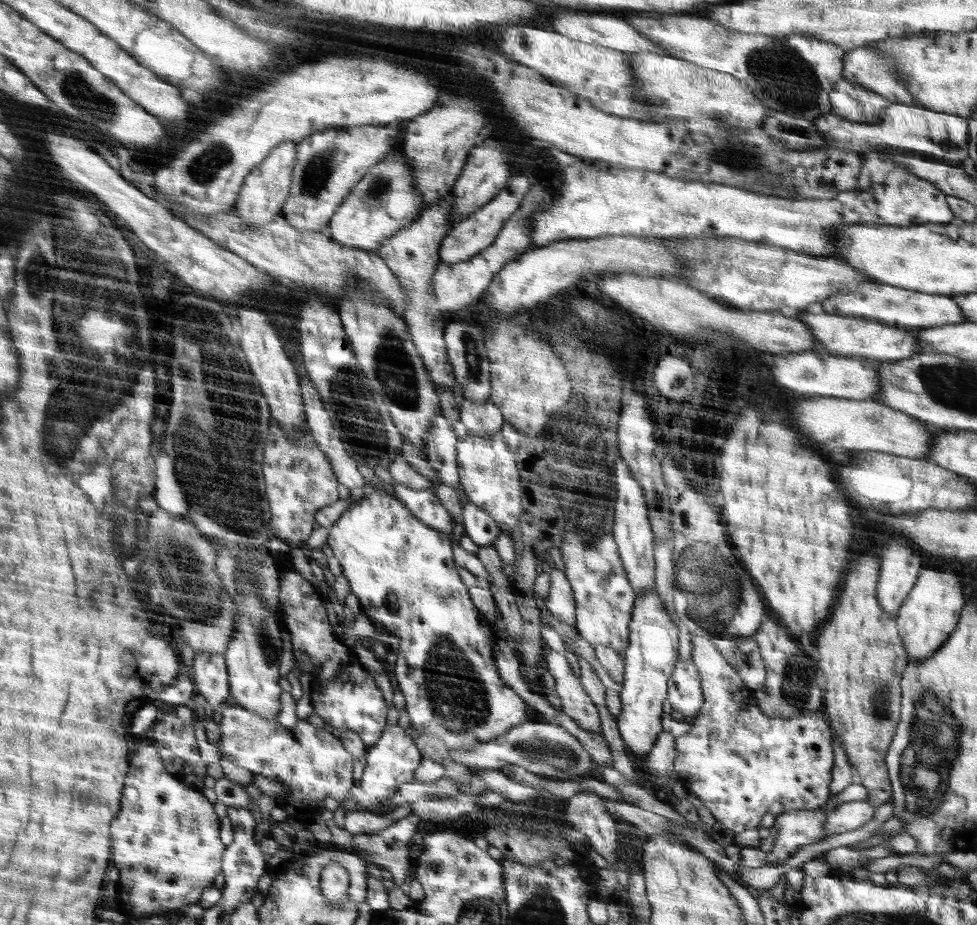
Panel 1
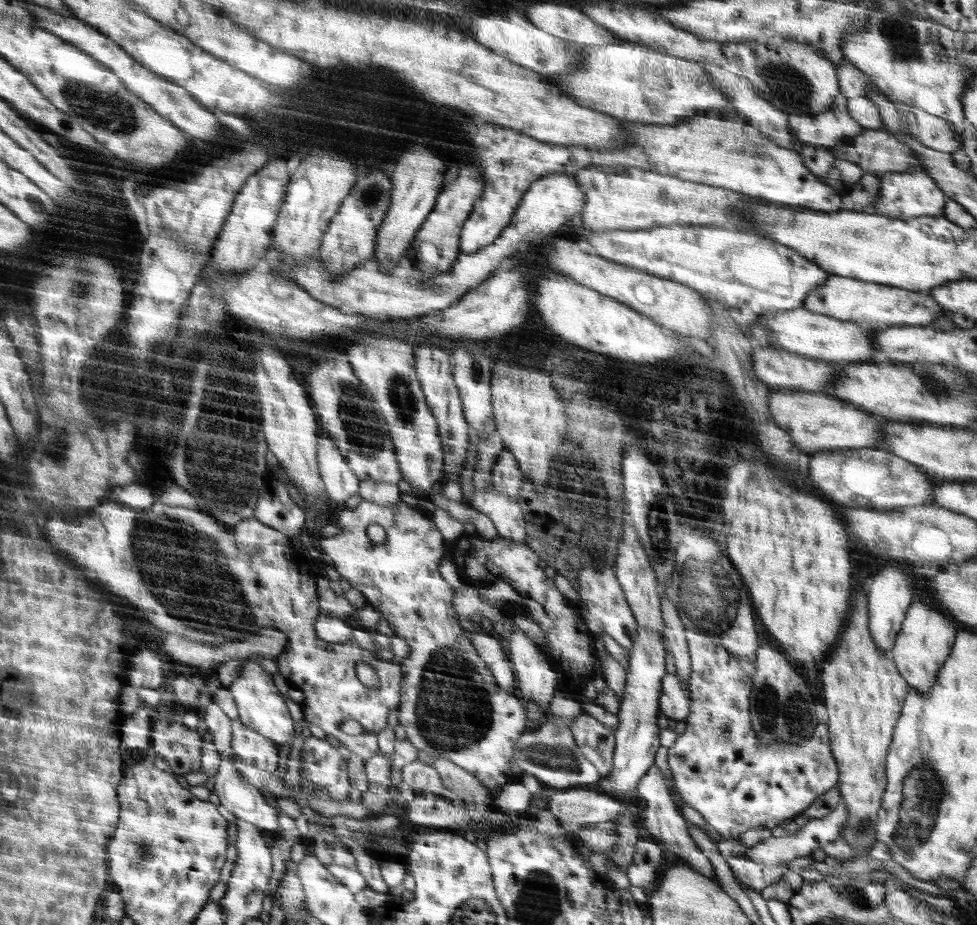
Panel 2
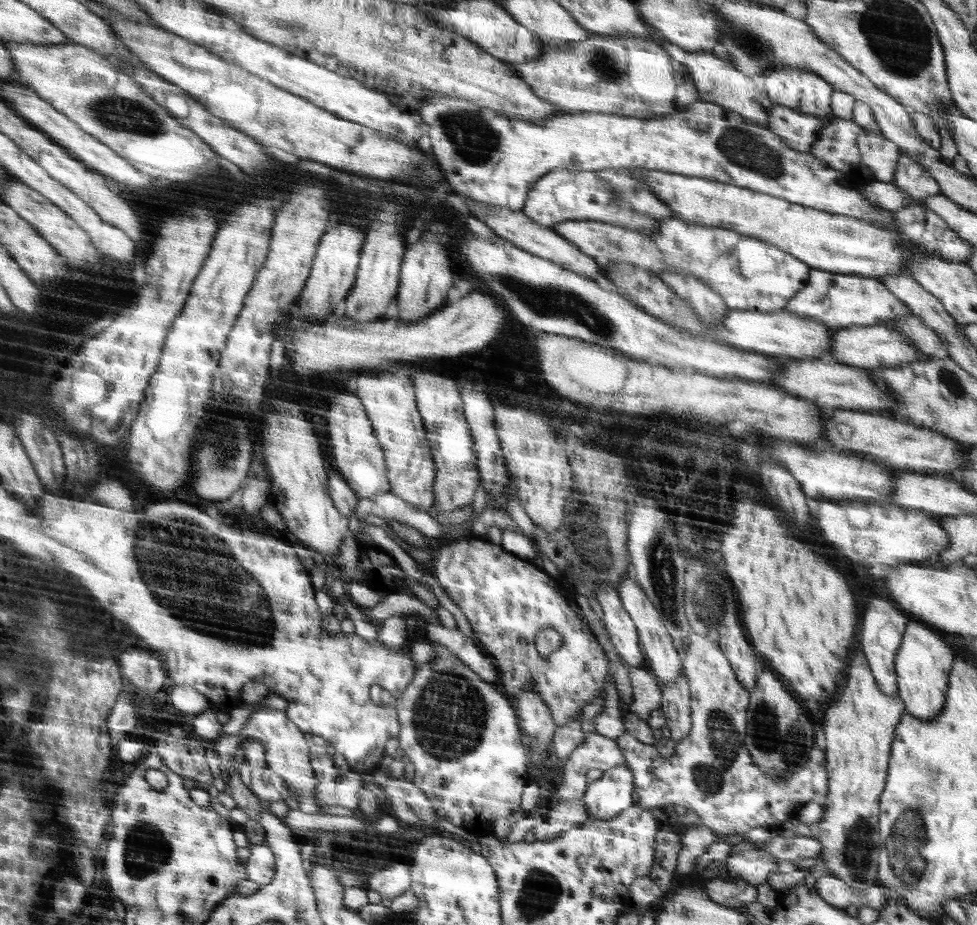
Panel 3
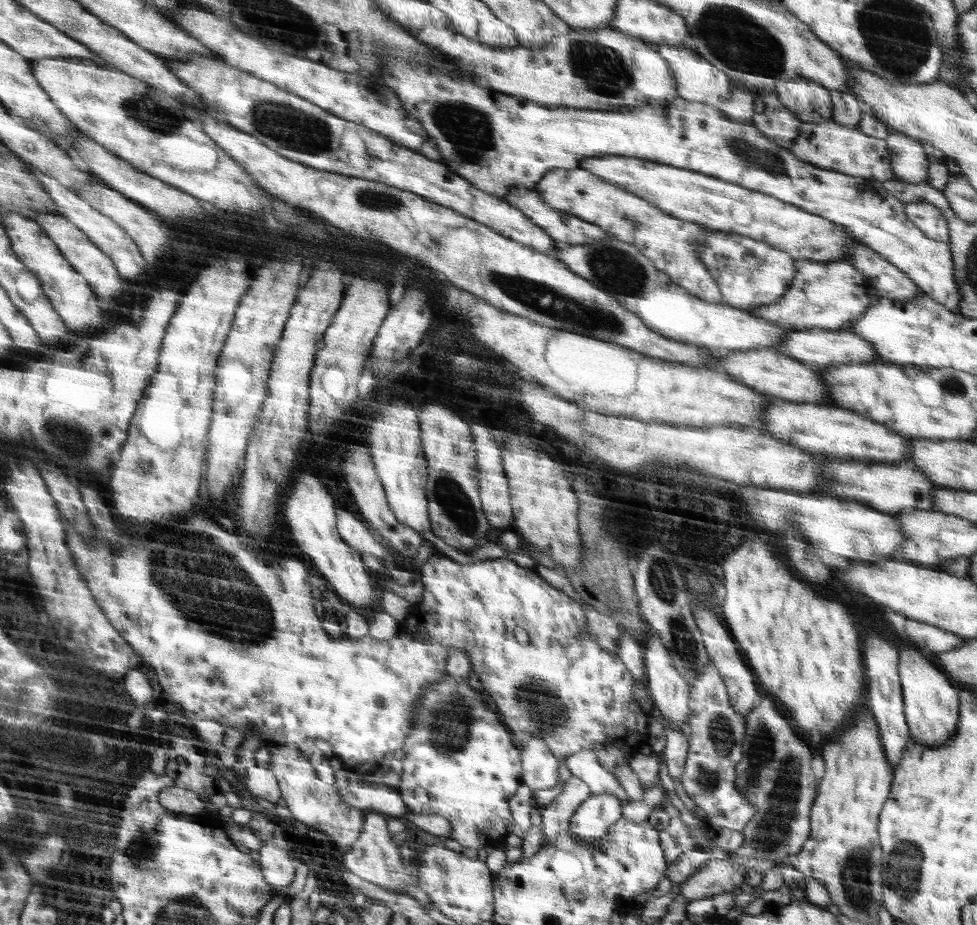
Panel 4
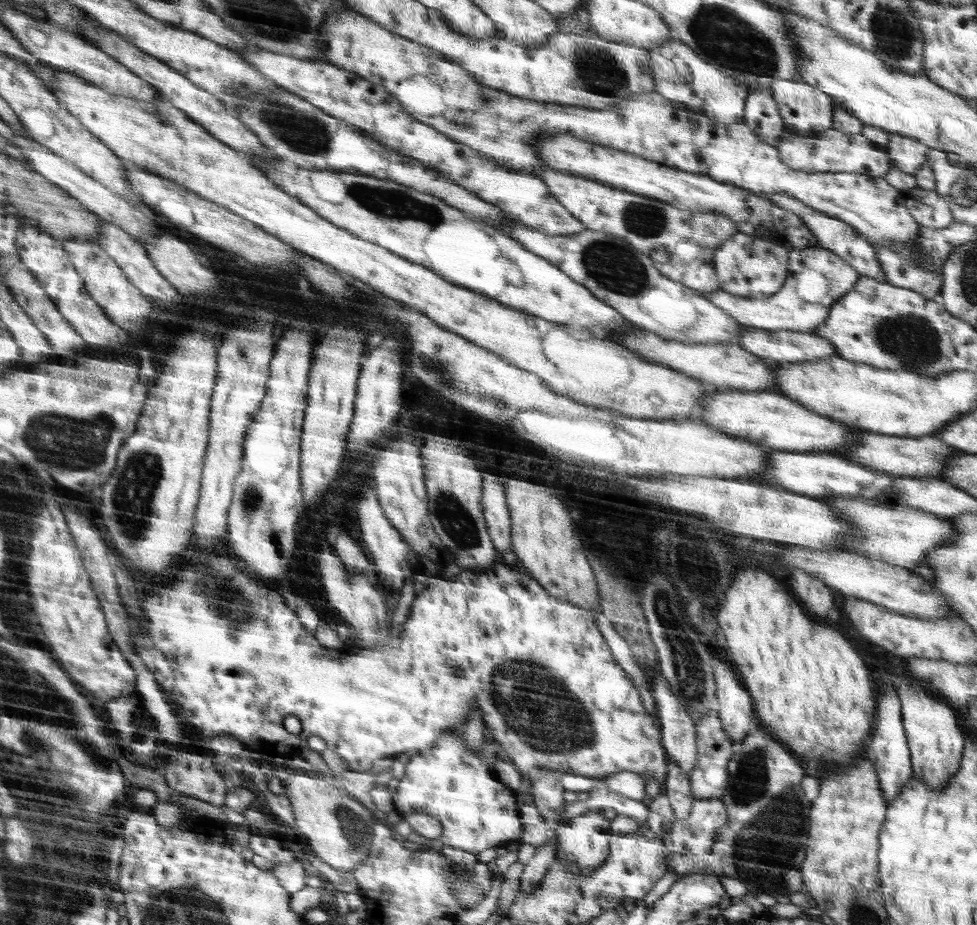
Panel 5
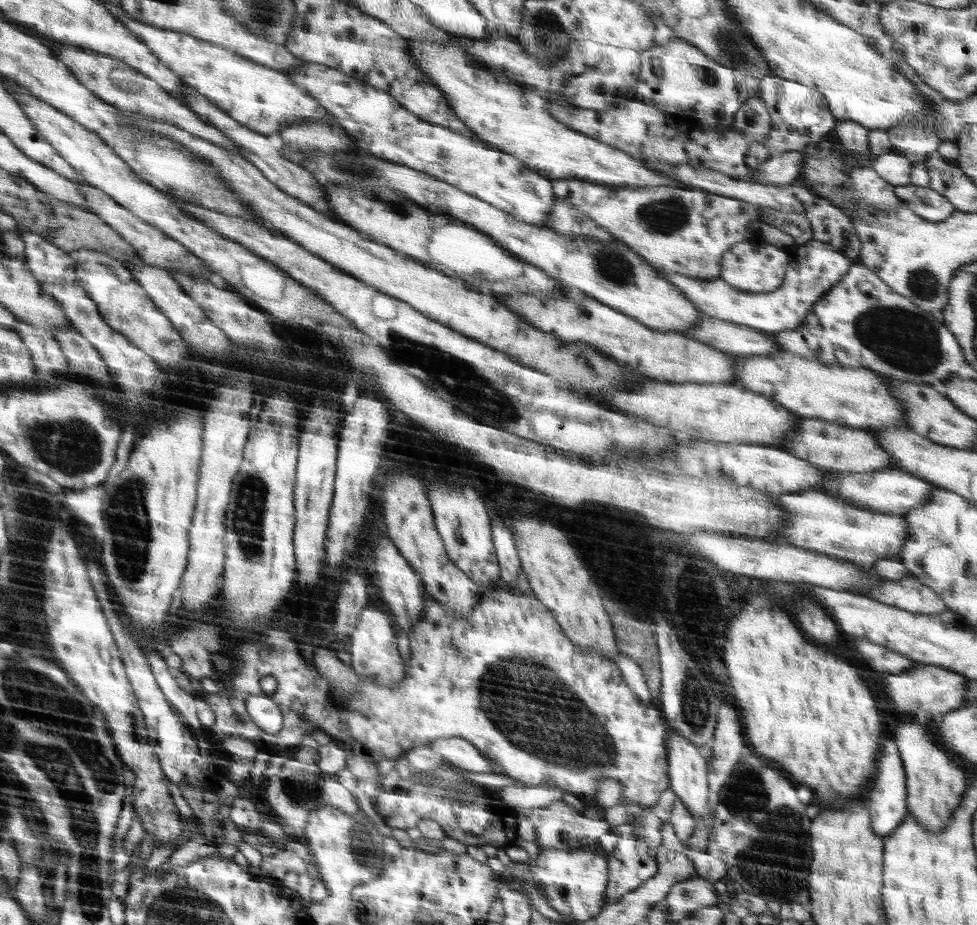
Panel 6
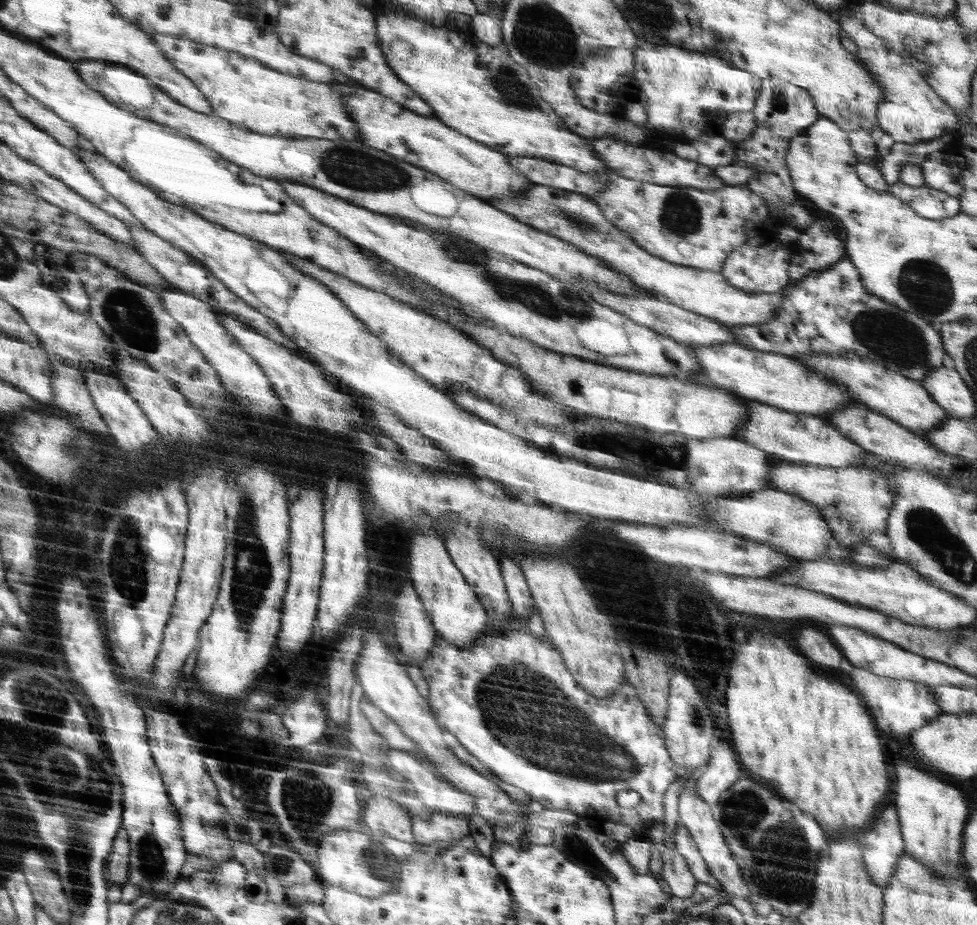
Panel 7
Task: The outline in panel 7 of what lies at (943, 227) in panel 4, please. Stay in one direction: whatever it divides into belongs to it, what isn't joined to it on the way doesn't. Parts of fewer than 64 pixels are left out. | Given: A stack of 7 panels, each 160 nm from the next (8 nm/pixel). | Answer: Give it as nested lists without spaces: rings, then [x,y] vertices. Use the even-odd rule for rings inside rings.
[[[898,180],[890,186],[889,192],[909,204],[922,218],[947,219],[961,212],[960,199],[926,184],[915,187],[902,184]]]

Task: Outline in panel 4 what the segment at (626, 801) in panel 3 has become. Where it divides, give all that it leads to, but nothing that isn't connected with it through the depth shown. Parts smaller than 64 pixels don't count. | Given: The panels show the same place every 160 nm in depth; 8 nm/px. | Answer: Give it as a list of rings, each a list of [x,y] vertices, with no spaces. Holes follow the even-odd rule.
[[[590,794],[572,815],[570,833],[574,833],[580,843],[600,839],[622,817],[623,806],[615,794]]]

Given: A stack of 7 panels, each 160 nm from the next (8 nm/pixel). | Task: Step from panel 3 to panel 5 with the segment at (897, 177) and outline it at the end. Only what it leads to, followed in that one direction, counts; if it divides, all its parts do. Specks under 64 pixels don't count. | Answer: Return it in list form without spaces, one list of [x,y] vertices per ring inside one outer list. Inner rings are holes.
[[[891,133],[886,146],[891,164],[899,171],[911,175],[926,163],[927,153],[930,149],[927,144],[900,133]]]

